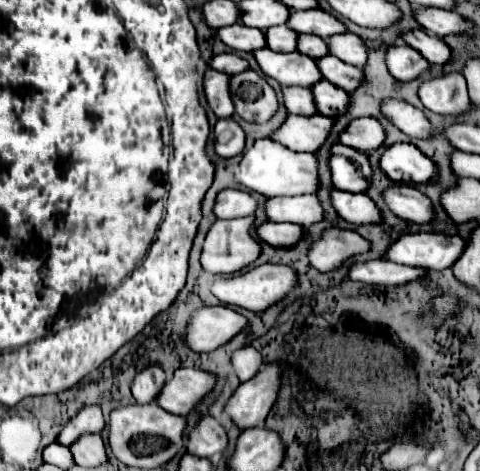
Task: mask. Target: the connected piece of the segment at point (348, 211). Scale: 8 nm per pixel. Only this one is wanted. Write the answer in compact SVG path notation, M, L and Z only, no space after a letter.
M333 189L331 191L331 205L337 215L349 223L377 223L379 209L365 193L347 193Z

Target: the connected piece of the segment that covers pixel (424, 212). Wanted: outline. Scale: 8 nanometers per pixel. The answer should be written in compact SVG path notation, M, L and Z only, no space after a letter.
M403 183L389 185L383 189L381 197L387 209L399 219L411 223L427 223L433 219L431 201L413 185L403 185Z

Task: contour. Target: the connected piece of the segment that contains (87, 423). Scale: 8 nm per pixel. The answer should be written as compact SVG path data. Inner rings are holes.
M89 405L89 407L83 407L73 419L69 419L69 423L61 429L59 433L59 443L69 447L69 443L73 443L73 439L77 439L81 433L85 431L93 431L93 433L99 433L103 429L105 421L103 421L103 415L101 415L101 407L99 405Z

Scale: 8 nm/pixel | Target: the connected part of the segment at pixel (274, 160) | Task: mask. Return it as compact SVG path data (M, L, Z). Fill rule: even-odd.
M259 139L249 151L243 153L237 173L237 183L265 197L277 195L305 195L317 189L317 159L313 153L293 153L271 139Z

